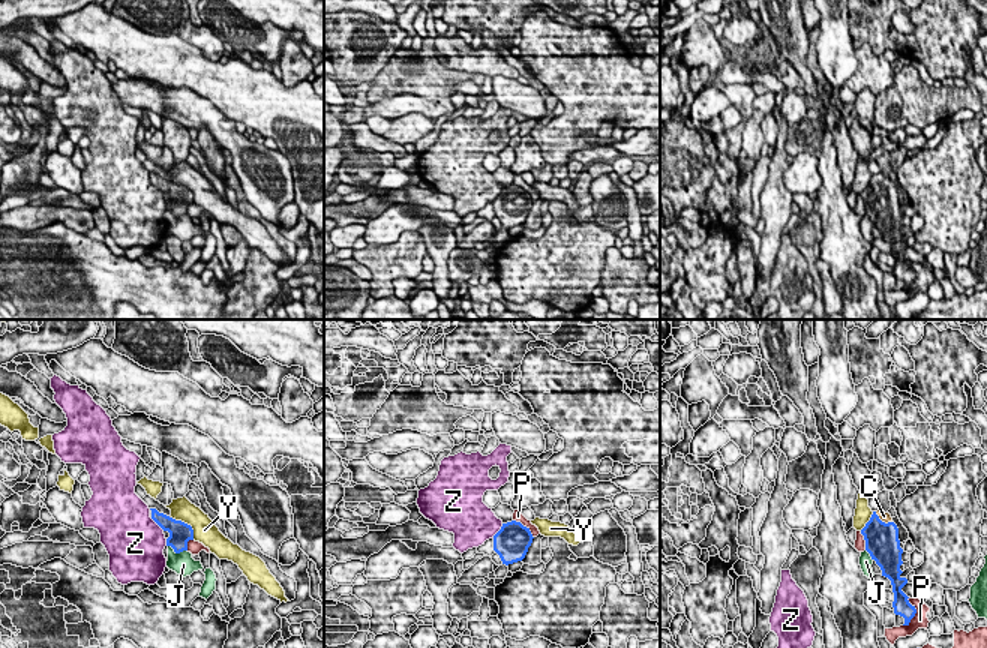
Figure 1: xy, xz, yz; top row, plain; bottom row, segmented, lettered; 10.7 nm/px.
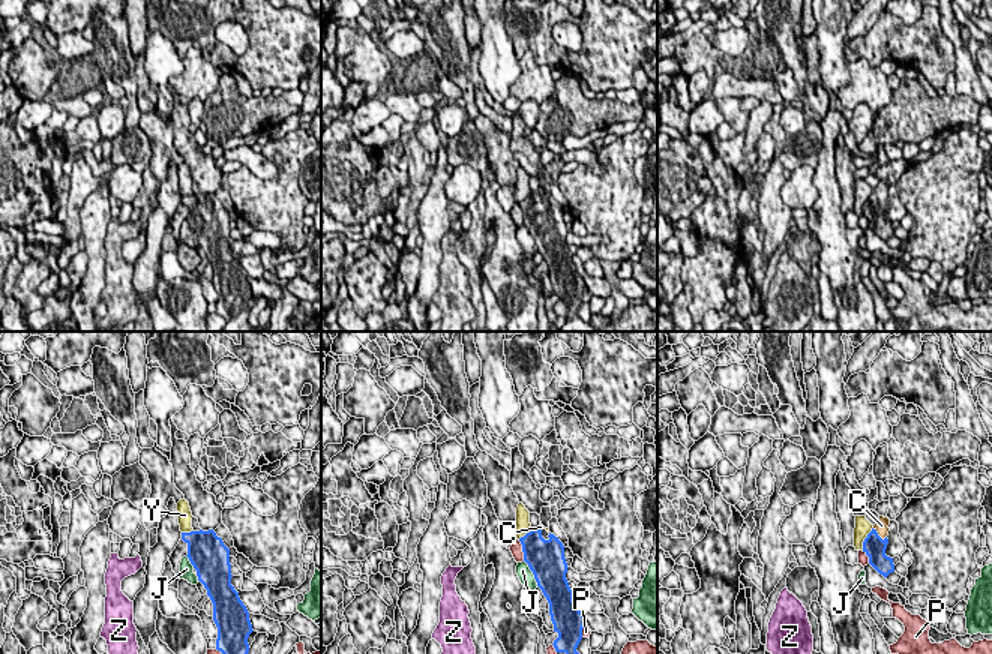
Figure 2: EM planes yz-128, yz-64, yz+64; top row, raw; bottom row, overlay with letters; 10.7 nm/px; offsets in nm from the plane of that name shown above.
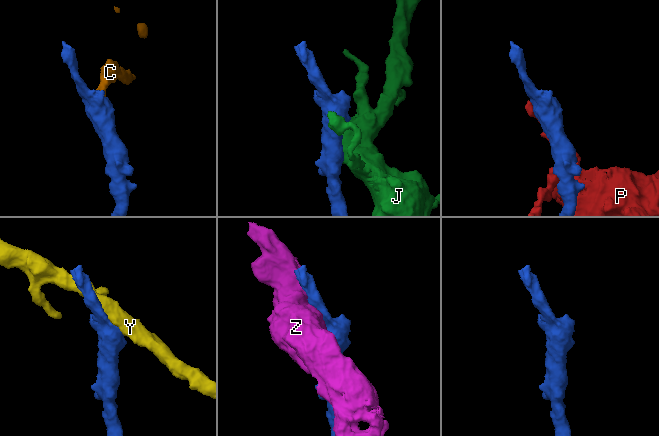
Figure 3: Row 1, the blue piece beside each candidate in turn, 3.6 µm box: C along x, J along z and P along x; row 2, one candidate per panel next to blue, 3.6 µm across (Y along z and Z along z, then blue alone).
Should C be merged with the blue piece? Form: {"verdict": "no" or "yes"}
{"verdict": "yes"}

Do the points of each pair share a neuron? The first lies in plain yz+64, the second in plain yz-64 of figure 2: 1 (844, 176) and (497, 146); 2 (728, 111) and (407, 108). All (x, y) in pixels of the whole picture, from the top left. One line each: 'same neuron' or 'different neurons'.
1: same neuron
2: same neuron

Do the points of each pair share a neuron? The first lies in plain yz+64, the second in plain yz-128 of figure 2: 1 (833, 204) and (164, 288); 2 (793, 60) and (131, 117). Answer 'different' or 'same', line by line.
1: same
2: same

